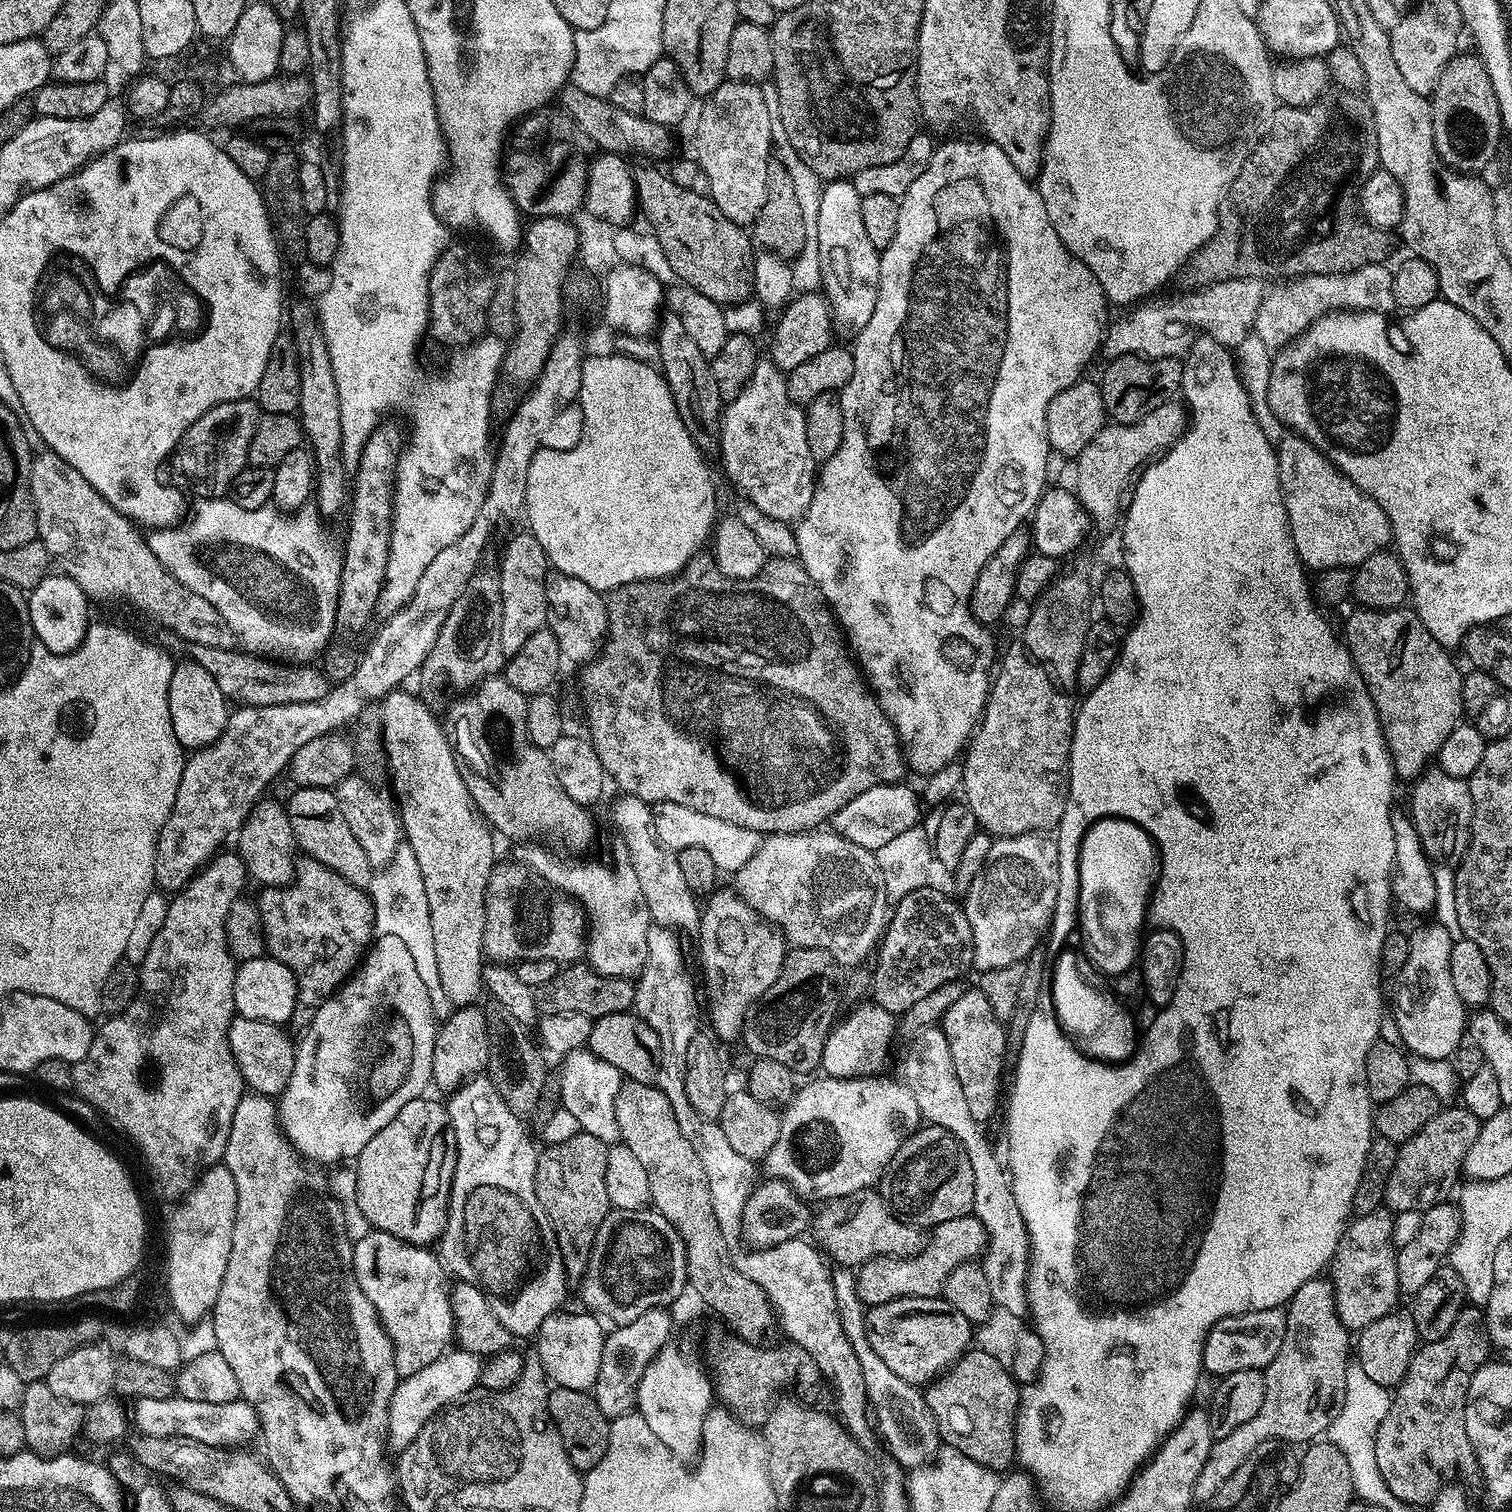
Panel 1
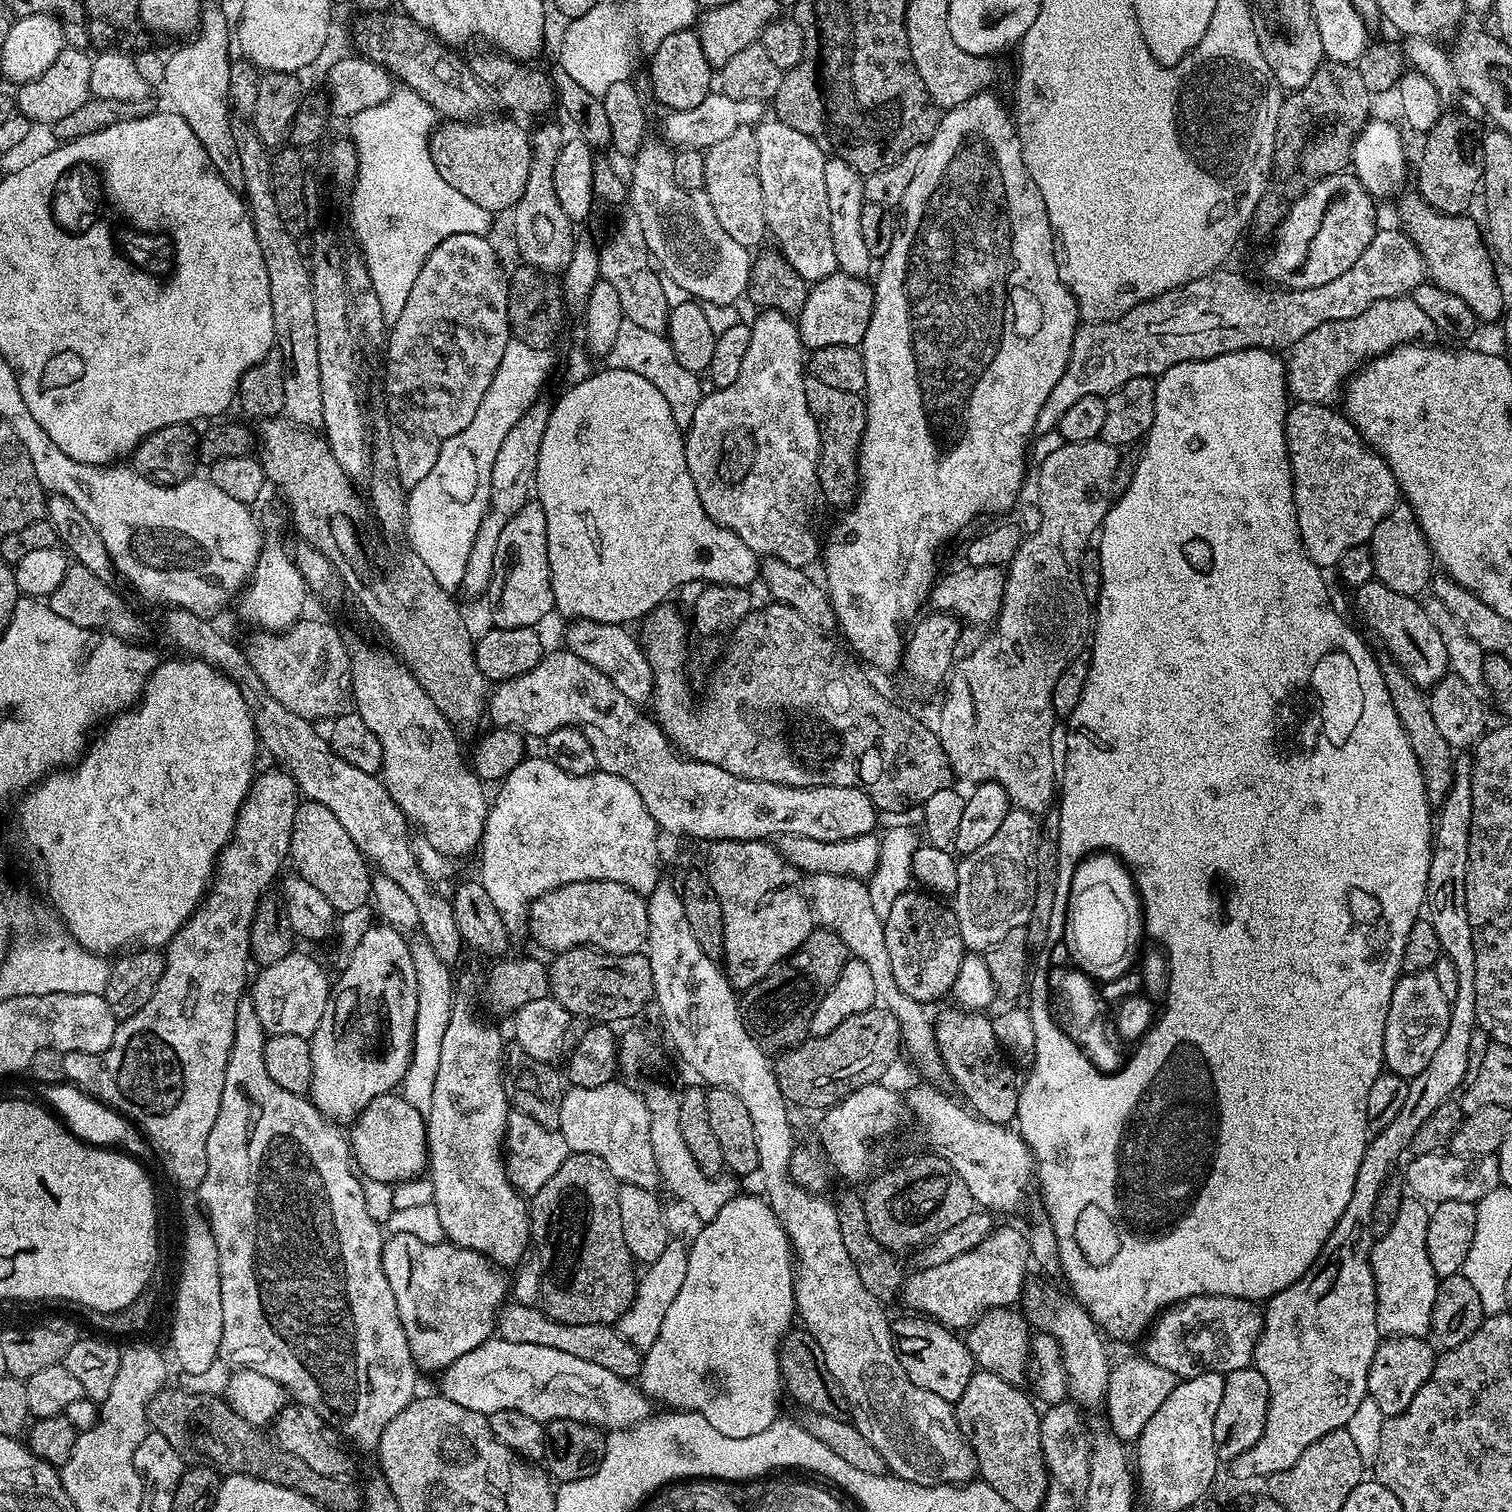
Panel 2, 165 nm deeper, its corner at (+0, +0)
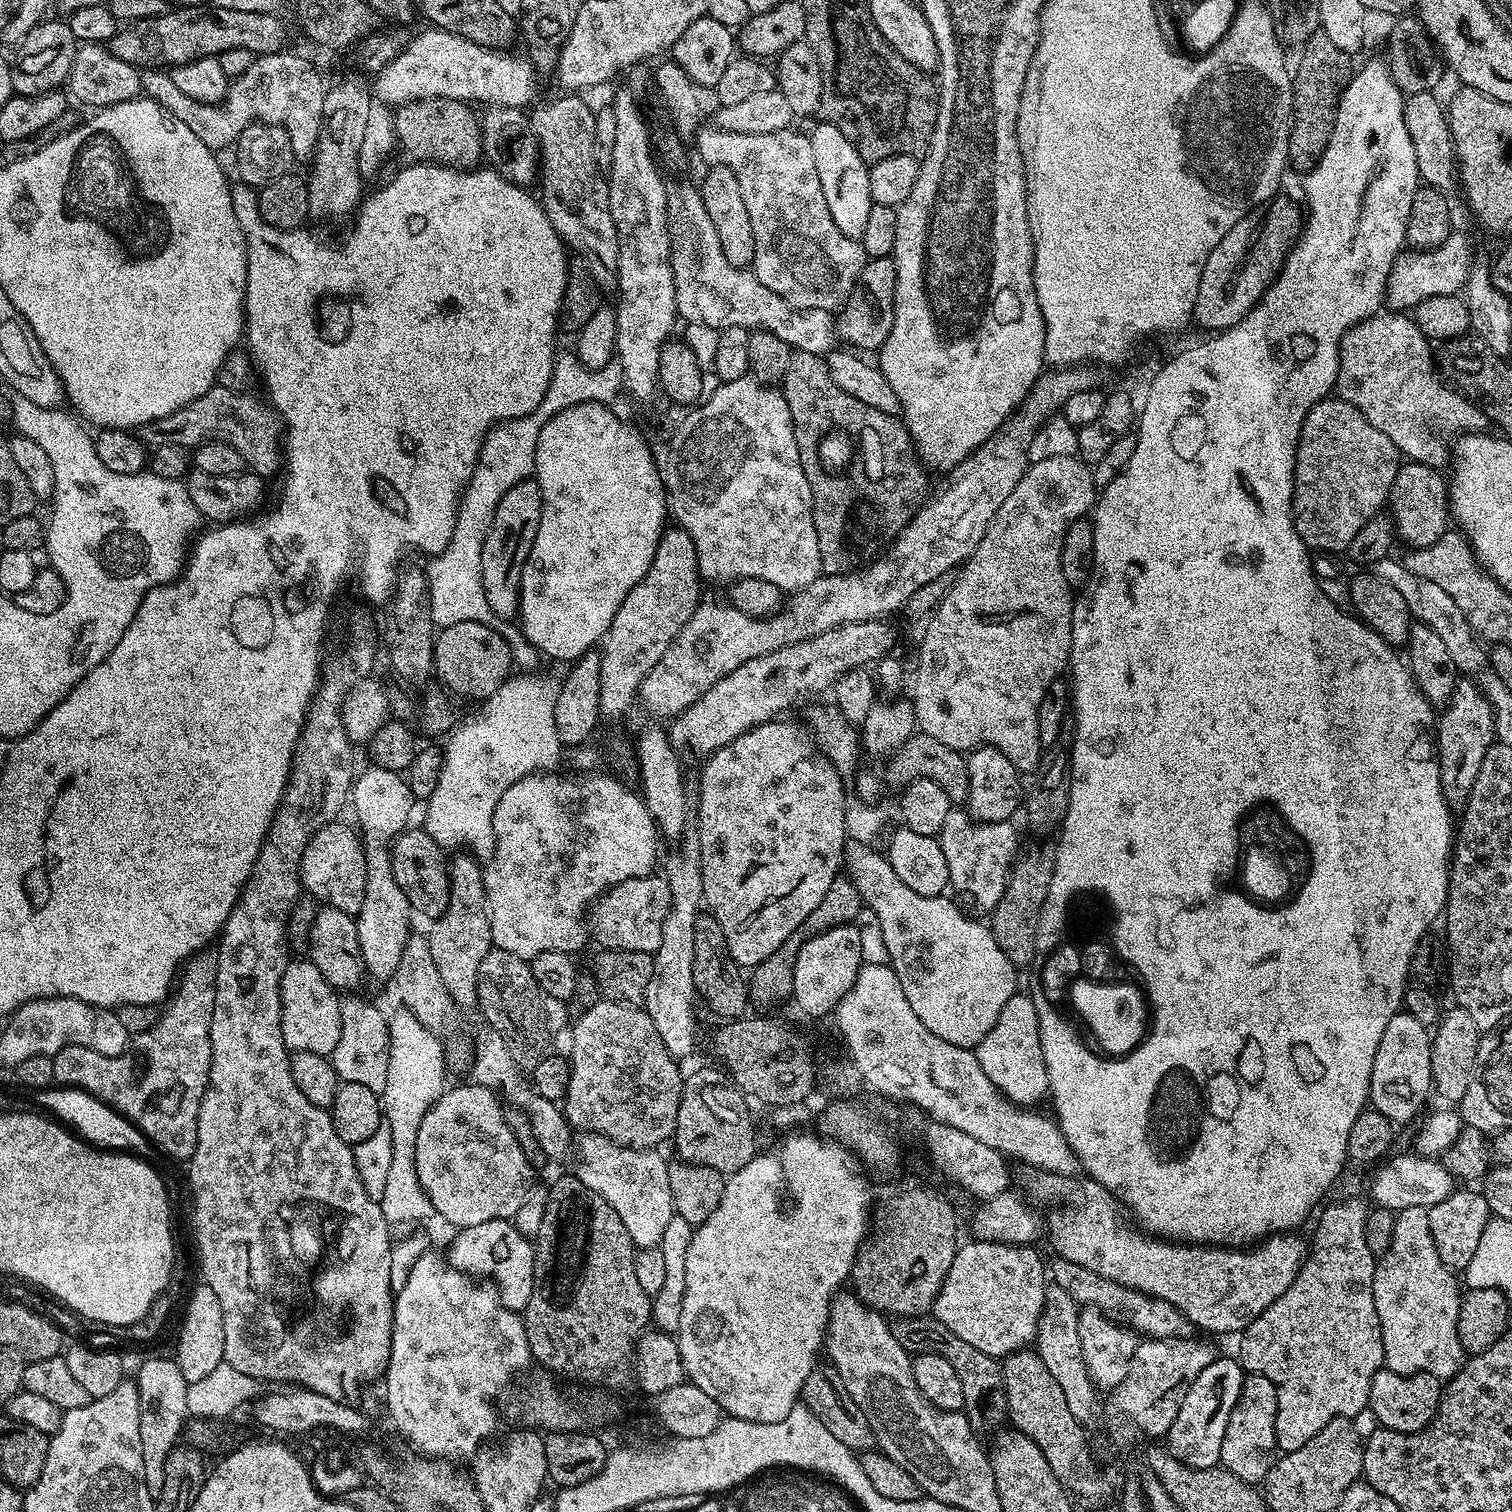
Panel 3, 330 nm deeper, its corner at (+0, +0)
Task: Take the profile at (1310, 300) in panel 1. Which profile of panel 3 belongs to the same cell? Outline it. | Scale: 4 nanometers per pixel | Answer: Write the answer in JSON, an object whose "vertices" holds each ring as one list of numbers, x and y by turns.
{"vertices":[[1381,310,1376,315,1371,316,1369,320,1363,320,1361,324,1355,324,1340,340,1340,369,1338,370,1335,391,1338,393,1339,399,1353,404,1366,418,1366,422,1370,422,1370,426,1378,426,1378,430,1382,430,1382,434,1386,434,1386,438,1390,438,1390,442,1394,442,1394,446,1400,452,1401,457,1407,458,1409,461,1417,464,1440,466,1440,463,1443,460,1445,463,1446,460,1446,444,1444,448,1443,438,1436,433,1440,426,1444,428,1464,428,1460,430,1480,430,1485,427,1483,424,1486,424,1486,417,1475,403,1469,402,1459,391,1453,390,1445,383,1441,373,1438,371,1437,361,1434,359,1434,348,1432,352,1431,347,1433,348,1433,345,1430,343,1428,337,1422,334,1422,330,1416,325,1416,321,1411,315,1401,314,1396,310]]}

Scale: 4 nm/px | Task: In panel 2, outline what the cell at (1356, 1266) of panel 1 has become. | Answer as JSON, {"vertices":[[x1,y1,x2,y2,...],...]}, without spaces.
{"vertices":[[1405,1195,1386,1234,1372,1246,1372,1273,1376,1283,1376,1321,1385,1337,1429,1335,1438,1278,1426,1254,1426,1230,1430,1208,1425,1201]]}

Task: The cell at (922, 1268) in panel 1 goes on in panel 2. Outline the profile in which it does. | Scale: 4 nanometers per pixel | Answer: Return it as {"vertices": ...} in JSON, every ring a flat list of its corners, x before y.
{"vertices":[[997,1227,981,1244,974,1246,974,1250,958,1254,958,1258,950,1258,950,1262,942,1262,942,1266,913,1271,913,1276,903,1281,902,1298,904,1296,913,1313,938,1320,945,1328,967,1330,983,1312,1007,1308,1021,1299,1028,1266,1027,1235,1016,1228]]}

